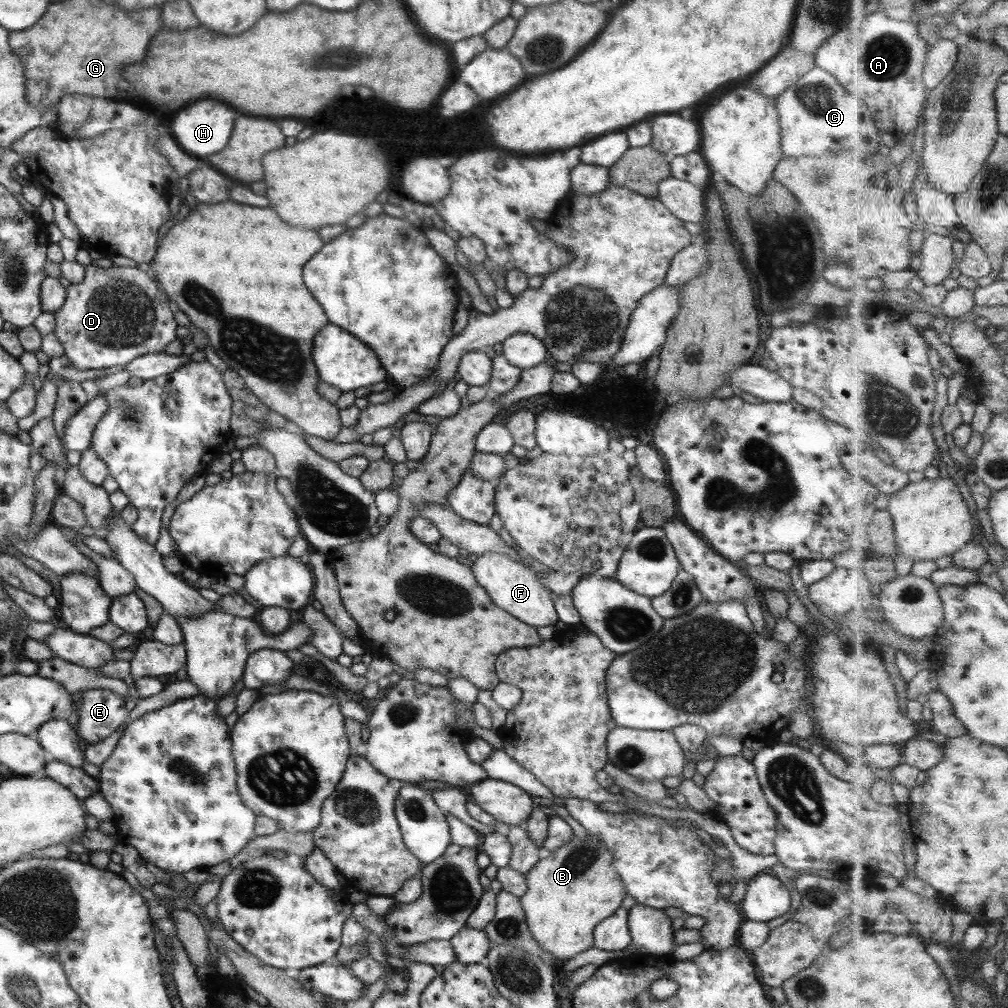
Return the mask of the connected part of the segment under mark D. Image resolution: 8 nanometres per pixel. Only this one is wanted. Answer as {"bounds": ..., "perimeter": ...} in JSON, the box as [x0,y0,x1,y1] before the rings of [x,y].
{"bounds":[52,263,176,370],"perimeter":[[[90,263],[84,266],[84,279],[66,288],[64,304],[53,314],[55,328],[52,333],[63,347],[64,355],[77,370],[124,366],[137,356],[164,352],[163,348],[176,339],[174,307],[167,300],[163,298],[156,282],[137,267],[111,265],[101,268]]]}

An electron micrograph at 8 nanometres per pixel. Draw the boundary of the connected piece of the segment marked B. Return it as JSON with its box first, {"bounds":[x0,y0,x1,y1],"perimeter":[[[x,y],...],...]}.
{"bounds":[519,834,626,960],"perimeter":[[[588,834],[588,841],[572,835],[572,839],[548,854],[542,853],[535,866],[524,875],[526,890],[519,897],[524,910],[524,919],[530,935],[541,950],[548,952],[559,960],[569,960],[583,950],[592,946],[593,929],[604,918],[611,916],[620,905],[626,890],[620,876],[612,867],[611,853],[594,836]]]}

